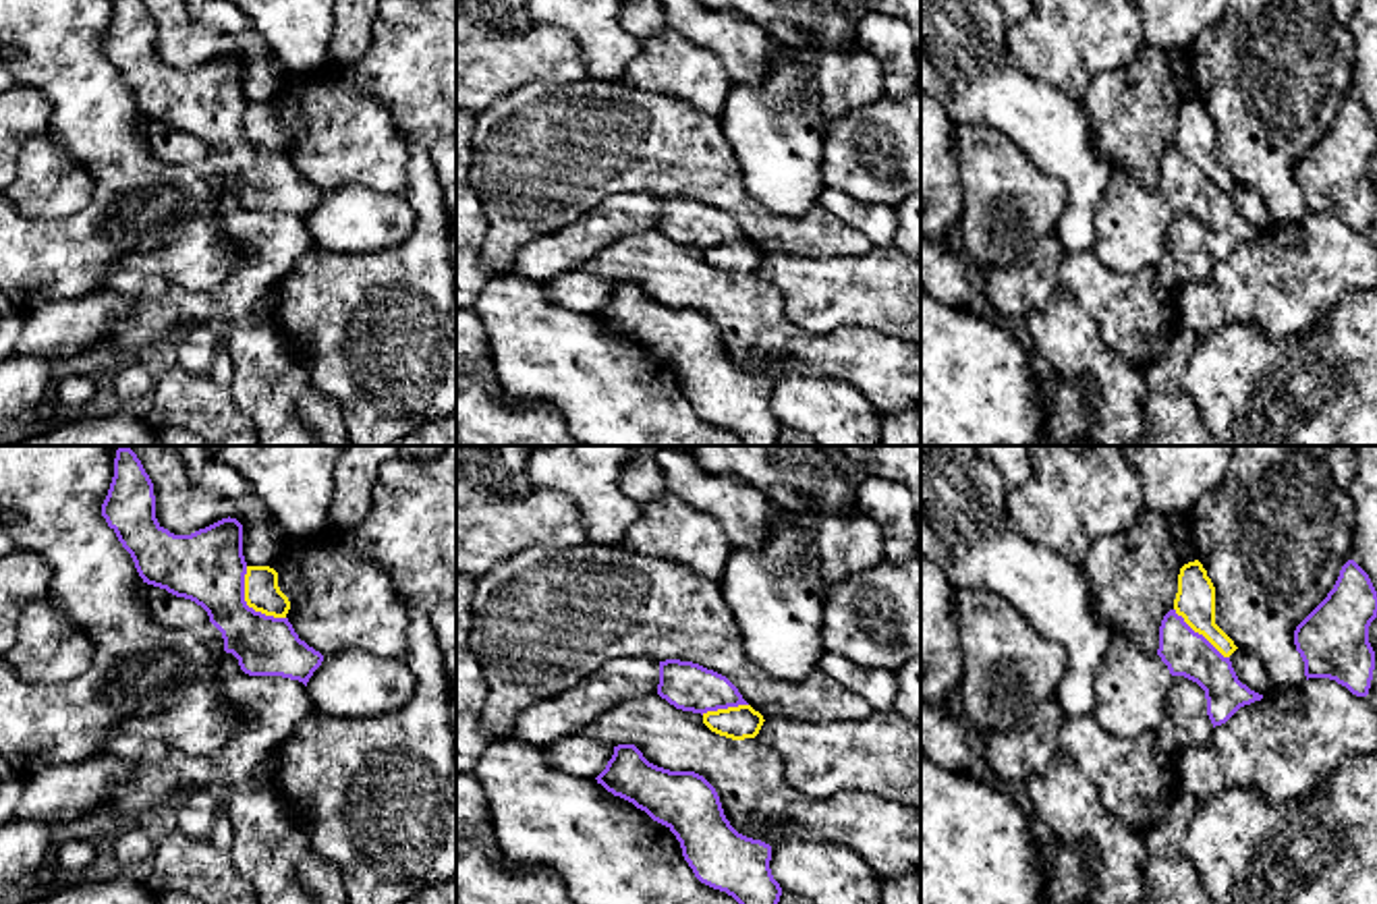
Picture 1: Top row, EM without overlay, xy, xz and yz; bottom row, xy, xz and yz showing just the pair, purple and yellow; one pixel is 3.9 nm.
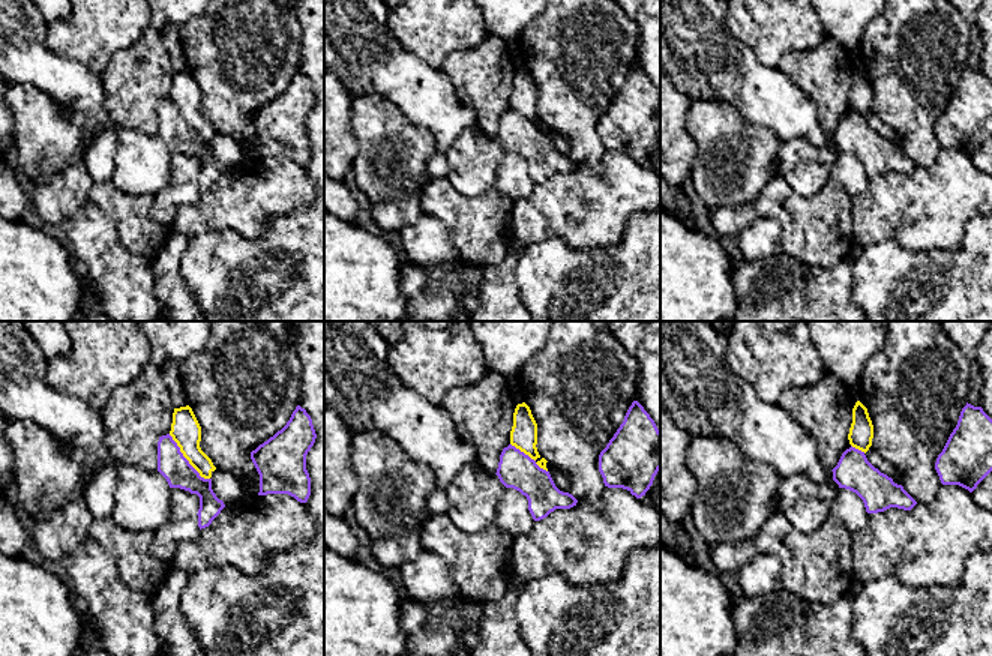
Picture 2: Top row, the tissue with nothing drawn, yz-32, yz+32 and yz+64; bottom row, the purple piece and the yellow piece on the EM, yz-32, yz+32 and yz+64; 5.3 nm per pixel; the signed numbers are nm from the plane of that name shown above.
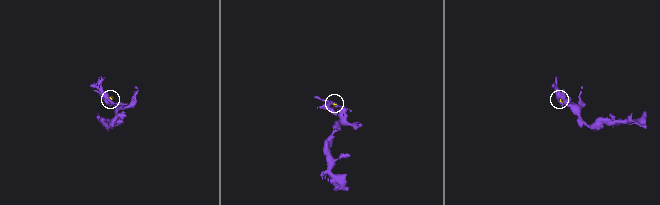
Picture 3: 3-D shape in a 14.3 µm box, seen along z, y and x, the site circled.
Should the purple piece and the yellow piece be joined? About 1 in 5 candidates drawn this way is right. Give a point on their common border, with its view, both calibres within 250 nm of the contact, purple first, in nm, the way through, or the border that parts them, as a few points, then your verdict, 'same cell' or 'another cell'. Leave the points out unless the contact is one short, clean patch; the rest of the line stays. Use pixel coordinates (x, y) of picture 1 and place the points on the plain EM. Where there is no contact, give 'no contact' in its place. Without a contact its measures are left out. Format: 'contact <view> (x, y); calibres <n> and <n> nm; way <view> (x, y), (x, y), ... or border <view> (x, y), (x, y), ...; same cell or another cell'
contact xy (245, 139); calibres 280 and 140 nm; border xy (245, 102), (245, 137), (256, 146), (285, 154); another cell

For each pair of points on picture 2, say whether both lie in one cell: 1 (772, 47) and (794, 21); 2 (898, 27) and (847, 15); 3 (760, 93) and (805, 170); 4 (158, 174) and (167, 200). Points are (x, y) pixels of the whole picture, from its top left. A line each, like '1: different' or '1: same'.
1: same
2: different
3: different
4: different

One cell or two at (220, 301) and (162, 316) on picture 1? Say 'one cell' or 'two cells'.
one cell

